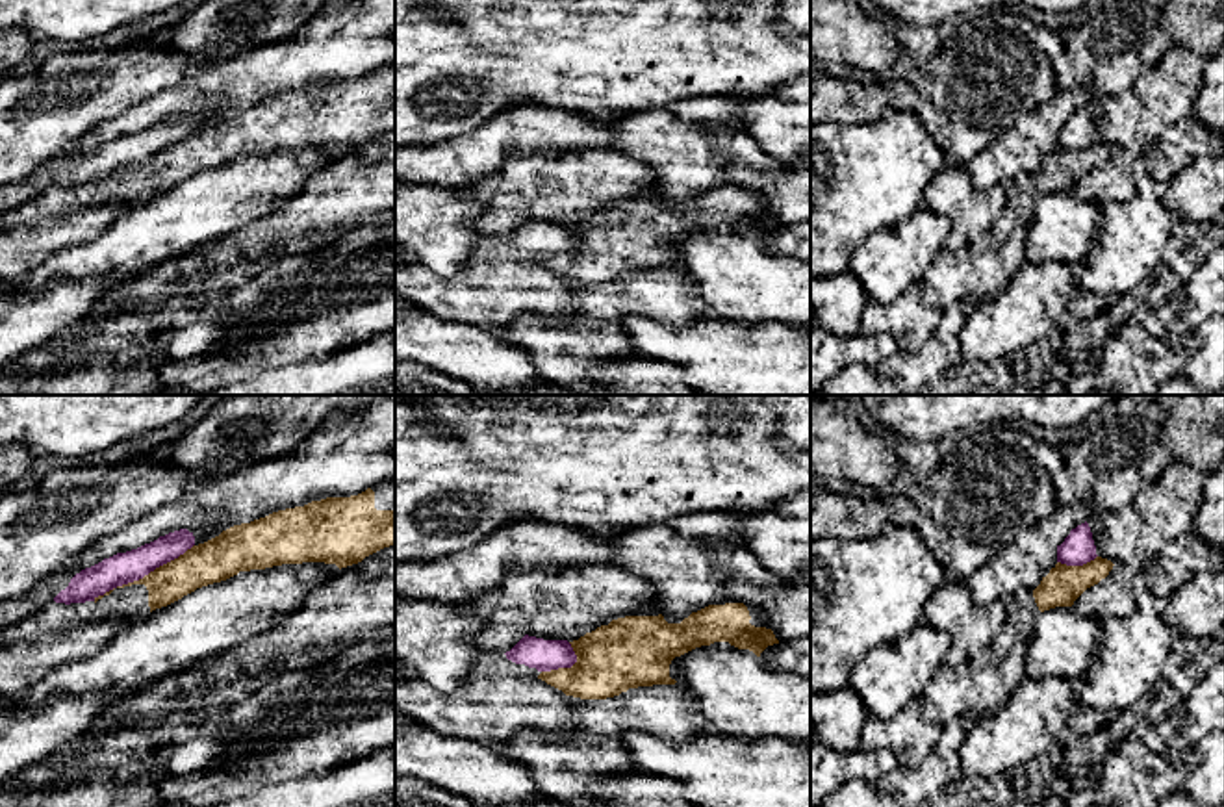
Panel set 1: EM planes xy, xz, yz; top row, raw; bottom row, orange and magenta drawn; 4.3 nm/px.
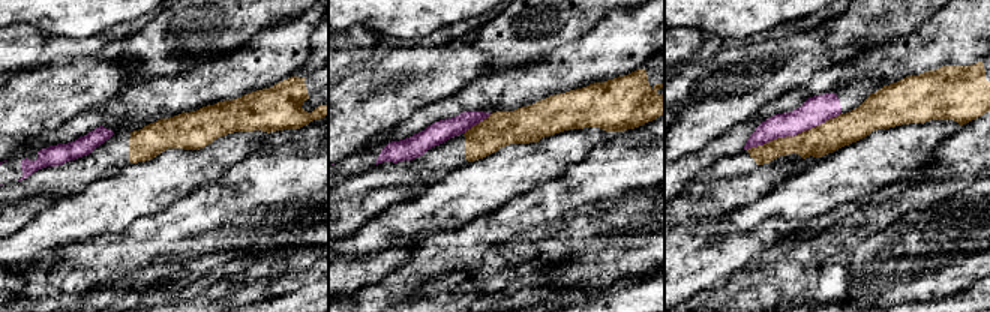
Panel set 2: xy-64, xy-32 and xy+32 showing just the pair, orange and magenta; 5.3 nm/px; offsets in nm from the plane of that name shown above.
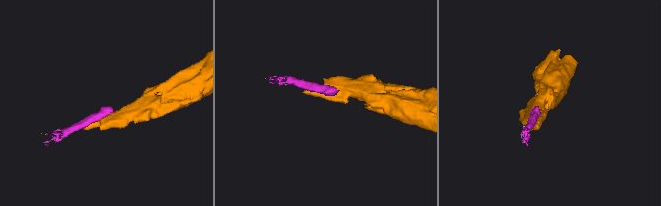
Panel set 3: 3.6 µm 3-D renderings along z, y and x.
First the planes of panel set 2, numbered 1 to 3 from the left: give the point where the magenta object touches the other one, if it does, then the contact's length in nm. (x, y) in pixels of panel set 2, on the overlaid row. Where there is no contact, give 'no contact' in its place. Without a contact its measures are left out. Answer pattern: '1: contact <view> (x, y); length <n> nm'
1: no contact
2: contact xy-32 (479, 123); length 190 nm
3: contact xy+32 (795, 135); length 550 nm

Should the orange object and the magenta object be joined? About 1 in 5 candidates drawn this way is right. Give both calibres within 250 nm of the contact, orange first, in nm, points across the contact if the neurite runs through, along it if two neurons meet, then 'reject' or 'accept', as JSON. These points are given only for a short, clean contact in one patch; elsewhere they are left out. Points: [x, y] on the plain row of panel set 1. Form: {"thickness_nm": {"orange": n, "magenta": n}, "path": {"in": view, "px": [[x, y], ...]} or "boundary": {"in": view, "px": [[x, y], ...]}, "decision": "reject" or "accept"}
{"thickness_nm": {"orange": 180, "magenta": 140}, "decision": "reject"}

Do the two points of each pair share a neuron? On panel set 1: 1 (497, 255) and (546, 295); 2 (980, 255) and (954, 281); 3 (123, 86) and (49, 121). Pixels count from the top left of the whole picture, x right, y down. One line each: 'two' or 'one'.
1: one
2: one
3: one

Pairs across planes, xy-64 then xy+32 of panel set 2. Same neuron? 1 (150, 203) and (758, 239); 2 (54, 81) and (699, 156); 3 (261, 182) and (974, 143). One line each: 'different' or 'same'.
1: different
2: different
3: same

